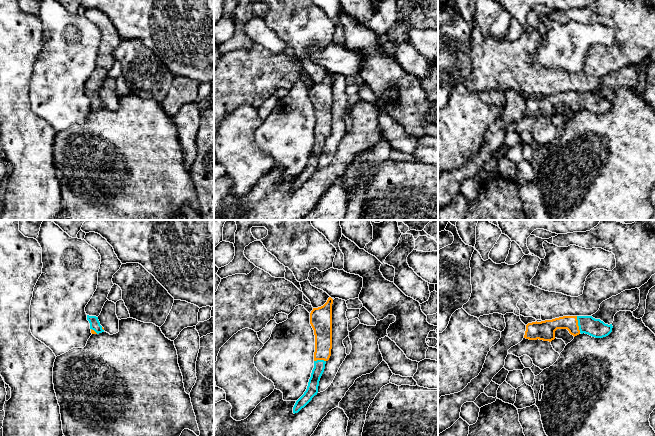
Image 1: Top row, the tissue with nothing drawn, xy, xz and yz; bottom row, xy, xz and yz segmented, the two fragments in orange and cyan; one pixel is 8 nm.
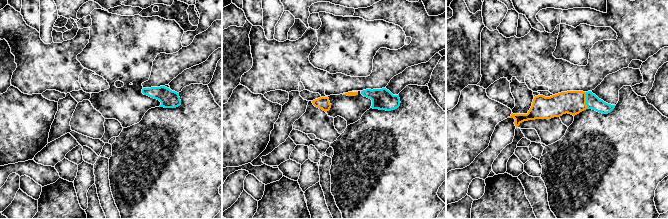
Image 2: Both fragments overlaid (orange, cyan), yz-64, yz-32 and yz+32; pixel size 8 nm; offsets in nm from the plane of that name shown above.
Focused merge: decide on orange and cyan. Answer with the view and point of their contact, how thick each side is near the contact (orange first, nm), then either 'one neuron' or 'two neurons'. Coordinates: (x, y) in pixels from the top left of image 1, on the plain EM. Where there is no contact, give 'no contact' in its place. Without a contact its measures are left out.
contact yz (577, 100); calibres 140 and 150 nm; one neuron

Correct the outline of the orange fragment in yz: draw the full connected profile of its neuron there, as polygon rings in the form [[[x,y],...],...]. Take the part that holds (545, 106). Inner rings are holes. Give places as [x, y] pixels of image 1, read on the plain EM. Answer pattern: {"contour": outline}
{"contour": [[[563,92],[552,96],[528,99],[524,114],[551,118],[555,115],[557,105],[567,105],[574,113],[585,109],[595,114],[603,114],[612,108],[612,104],[612,100],[605,100],[592,92]]]}

